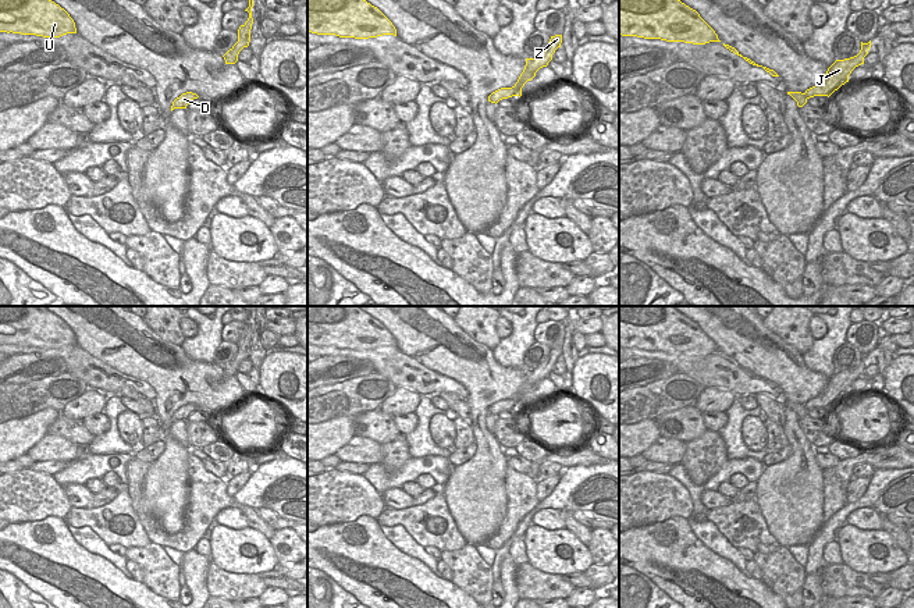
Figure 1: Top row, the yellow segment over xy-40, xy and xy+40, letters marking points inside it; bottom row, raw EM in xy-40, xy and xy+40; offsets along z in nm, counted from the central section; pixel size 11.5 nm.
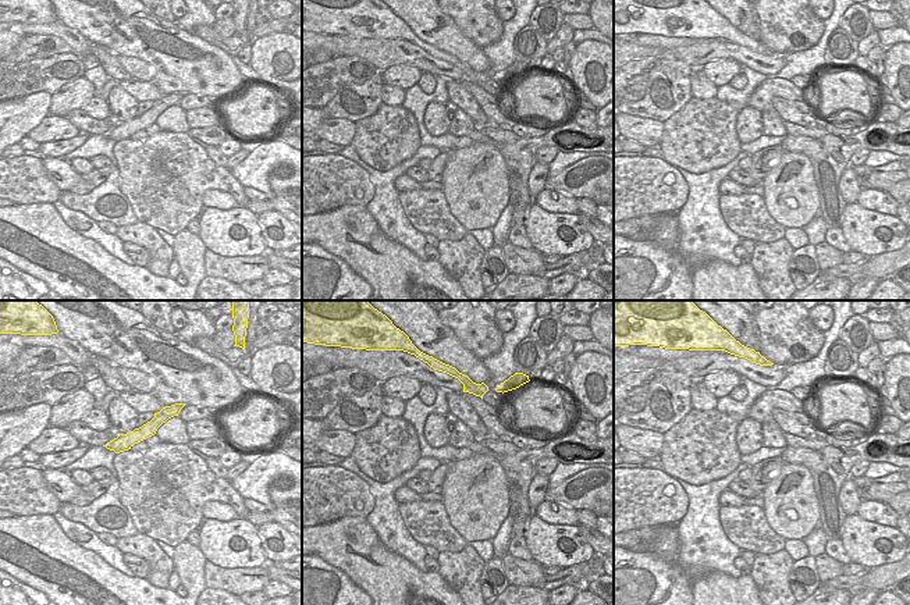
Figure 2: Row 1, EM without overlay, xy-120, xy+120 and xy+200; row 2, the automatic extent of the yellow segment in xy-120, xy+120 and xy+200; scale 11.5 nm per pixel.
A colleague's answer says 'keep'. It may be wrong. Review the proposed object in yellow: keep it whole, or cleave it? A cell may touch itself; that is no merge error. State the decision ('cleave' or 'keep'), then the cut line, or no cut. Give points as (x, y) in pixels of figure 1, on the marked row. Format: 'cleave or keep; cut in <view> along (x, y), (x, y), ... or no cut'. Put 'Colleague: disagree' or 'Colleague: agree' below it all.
cleave; cut in xy+40 along (803, 93), (807, 98)
Colleague: disagree

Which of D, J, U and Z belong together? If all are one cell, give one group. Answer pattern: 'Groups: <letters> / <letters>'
Groups: D J Z / U.

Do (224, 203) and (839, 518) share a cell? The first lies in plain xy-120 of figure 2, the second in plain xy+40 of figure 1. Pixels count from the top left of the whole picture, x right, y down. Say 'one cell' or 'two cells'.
two cells

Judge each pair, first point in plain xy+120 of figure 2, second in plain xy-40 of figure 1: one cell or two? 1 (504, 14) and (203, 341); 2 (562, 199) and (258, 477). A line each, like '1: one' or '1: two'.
1: two
2: two

